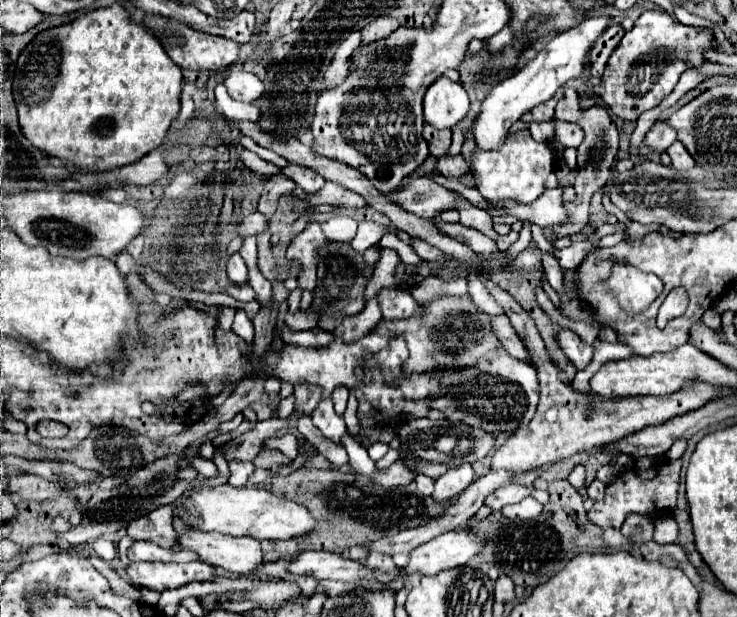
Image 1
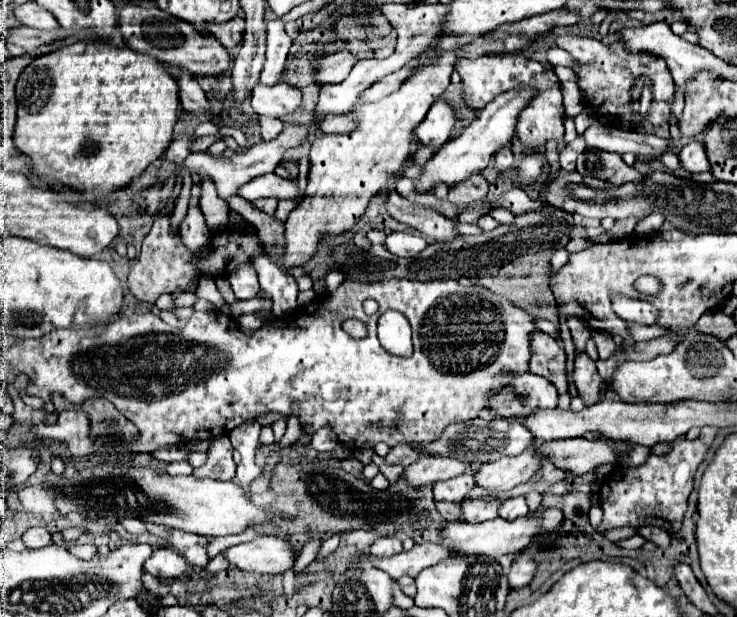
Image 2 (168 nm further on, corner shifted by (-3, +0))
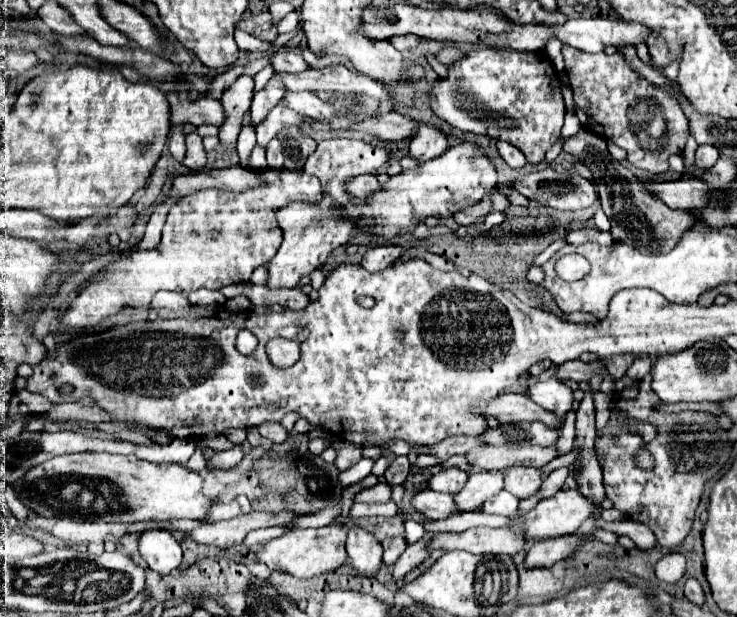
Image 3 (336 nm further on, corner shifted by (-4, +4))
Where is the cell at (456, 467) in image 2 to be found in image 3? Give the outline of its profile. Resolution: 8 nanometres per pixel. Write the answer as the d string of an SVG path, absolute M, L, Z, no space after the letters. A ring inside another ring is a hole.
M476 446L466 454L472 468L480 470L506 470L512 466L534 466L542 468L558 458L556 446Z

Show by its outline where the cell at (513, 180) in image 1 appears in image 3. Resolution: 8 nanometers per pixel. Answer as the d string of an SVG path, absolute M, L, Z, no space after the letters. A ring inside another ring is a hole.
M504 140L498 142L498 152L500 152L500 156L504 158L504 162L506 162L508 166L512 166L512 168L520 168L520 166L526 164L524 154L522 154L516 146L512 146L512 144L504 142Z

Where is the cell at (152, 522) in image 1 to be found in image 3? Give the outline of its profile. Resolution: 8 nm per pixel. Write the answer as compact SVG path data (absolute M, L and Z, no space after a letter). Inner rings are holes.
M250 512L250 514L240 514L232 520L198 524L194 530L184 532L184 538L192 538L196 544L216 546L220 550L226 550L230 546L242 544L244 536L250 530L288 524L296 516L298 514L294 514L294 512L276 512L276 514L272 514L272 512Z

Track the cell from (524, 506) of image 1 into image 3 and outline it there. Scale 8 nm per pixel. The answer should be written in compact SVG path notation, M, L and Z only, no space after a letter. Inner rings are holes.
M502 490L498 496L494 496L482 504L482 512L500 514L500 516L514 516L518 512L518 502L520 500L516 496Z

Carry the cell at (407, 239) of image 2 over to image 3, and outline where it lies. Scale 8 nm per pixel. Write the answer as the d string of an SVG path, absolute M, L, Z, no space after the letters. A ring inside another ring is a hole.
M384 244L384 246L374 246L368 248L368 252L362 258L362 266L370 272L380 272L386 266L390 266L402 252L402 246L398 244Z

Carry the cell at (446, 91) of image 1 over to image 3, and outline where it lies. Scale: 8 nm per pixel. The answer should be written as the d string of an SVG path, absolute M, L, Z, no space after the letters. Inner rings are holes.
M422 122L410 142L410 156L424 162L440 156L448 148L448 136L430 122Z

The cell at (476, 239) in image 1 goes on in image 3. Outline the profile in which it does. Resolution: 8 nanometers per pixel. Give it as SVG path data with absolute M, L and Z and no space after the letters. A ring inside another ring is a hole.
M362 174L356 176L350 184L348 184L348 192L356 198L372 198L372 194L376 194L380 190L380 182L376 180L374 174Z

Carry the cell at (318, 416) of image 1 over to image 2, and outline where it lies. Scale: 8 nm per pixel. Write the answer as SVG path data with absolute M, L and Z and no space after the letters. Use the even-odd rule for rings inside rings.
M327 428L317 430L315 436L311 438L311 448L315 448L317 452L331 452L337 448L337 444L339 444L339 440L335 438L335 432L327 430Z

